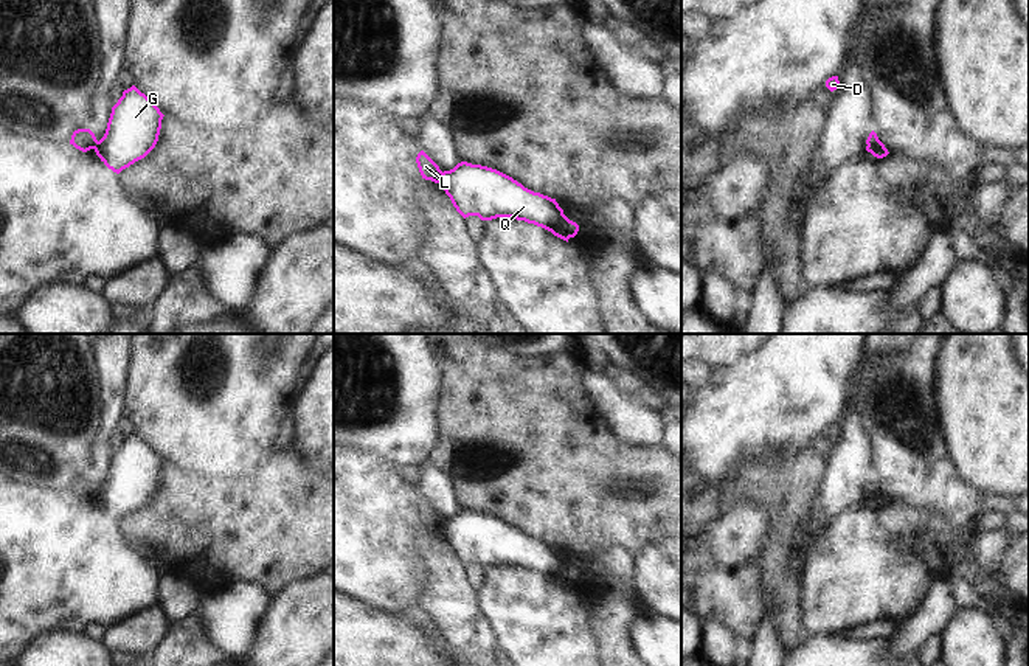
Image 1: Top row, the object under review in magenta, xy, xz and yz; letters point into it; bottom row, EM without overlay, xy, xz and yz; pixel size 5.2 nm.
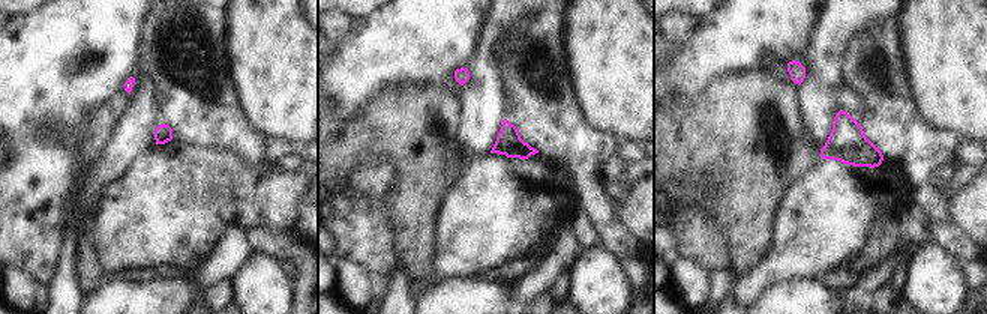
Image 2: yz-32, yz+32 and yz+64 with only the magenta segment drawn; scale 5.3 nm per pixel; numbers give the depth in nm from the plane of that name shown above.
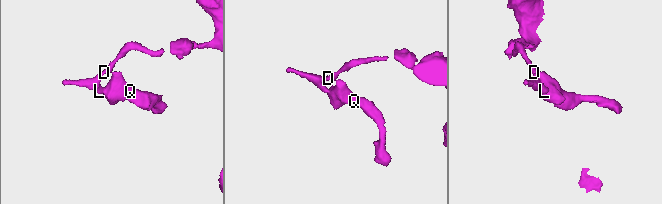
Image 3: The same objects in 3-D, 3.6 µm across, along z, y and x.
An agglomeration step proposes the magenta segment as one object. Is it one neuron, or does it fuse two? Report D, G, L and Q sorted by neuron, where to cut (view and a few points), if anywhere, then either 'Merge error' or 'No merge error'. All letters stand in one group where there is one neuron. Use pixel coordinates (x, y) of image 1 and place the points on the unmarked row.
Groups: D L / G Q. Split along xz (444, 520), (438, 530). Merge error

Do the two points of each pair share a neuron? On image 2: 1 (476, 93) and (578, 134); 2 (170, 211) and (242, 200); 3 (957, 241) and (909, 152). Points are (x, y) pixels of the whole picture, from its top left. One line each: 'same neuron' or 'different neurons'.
1: different neurons
2: same neuron
3: same neuron

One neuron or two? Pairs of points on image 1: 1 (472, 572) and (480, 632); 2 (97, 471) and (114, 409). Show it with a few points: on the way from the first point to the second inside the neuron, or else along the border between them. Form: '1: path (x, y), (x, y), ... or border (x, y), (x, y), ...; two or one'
1: border (463, 567), (467, 582), (475, 593); two
2: path (100, 455), (101, 438), (107, 424); one

